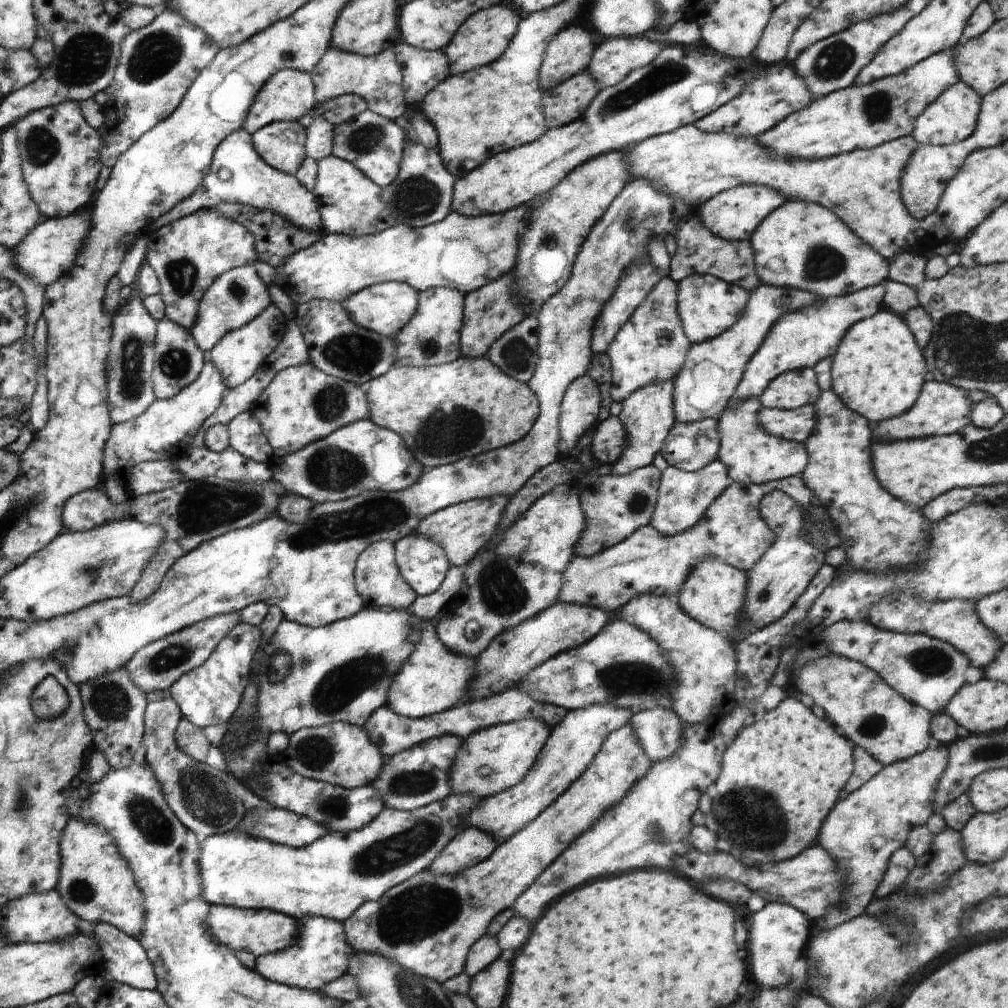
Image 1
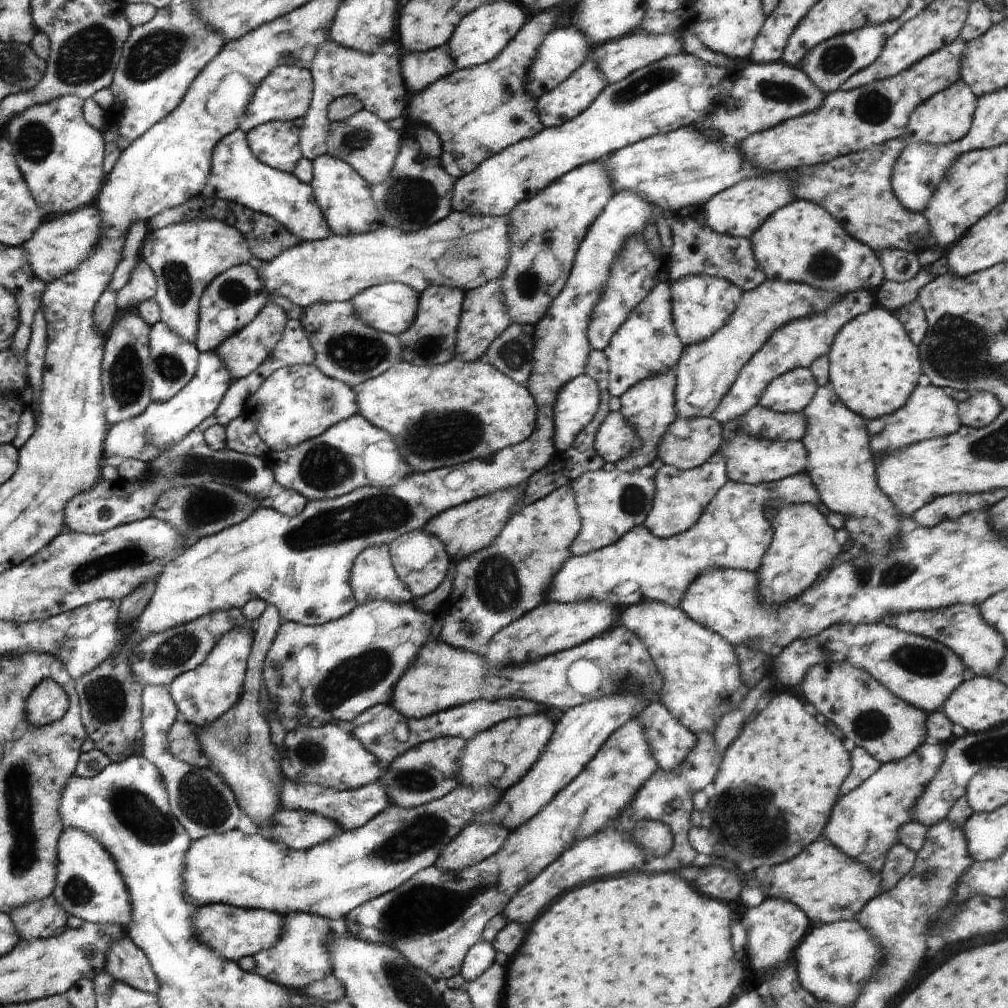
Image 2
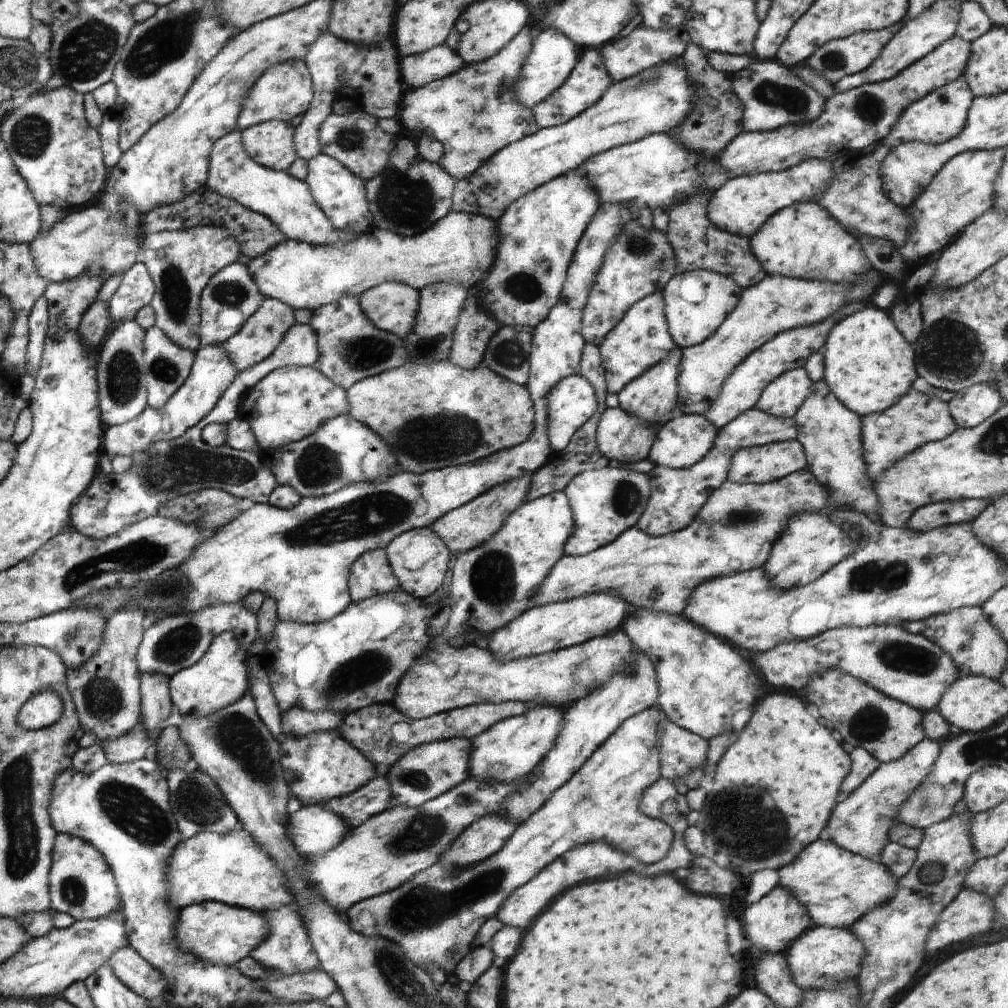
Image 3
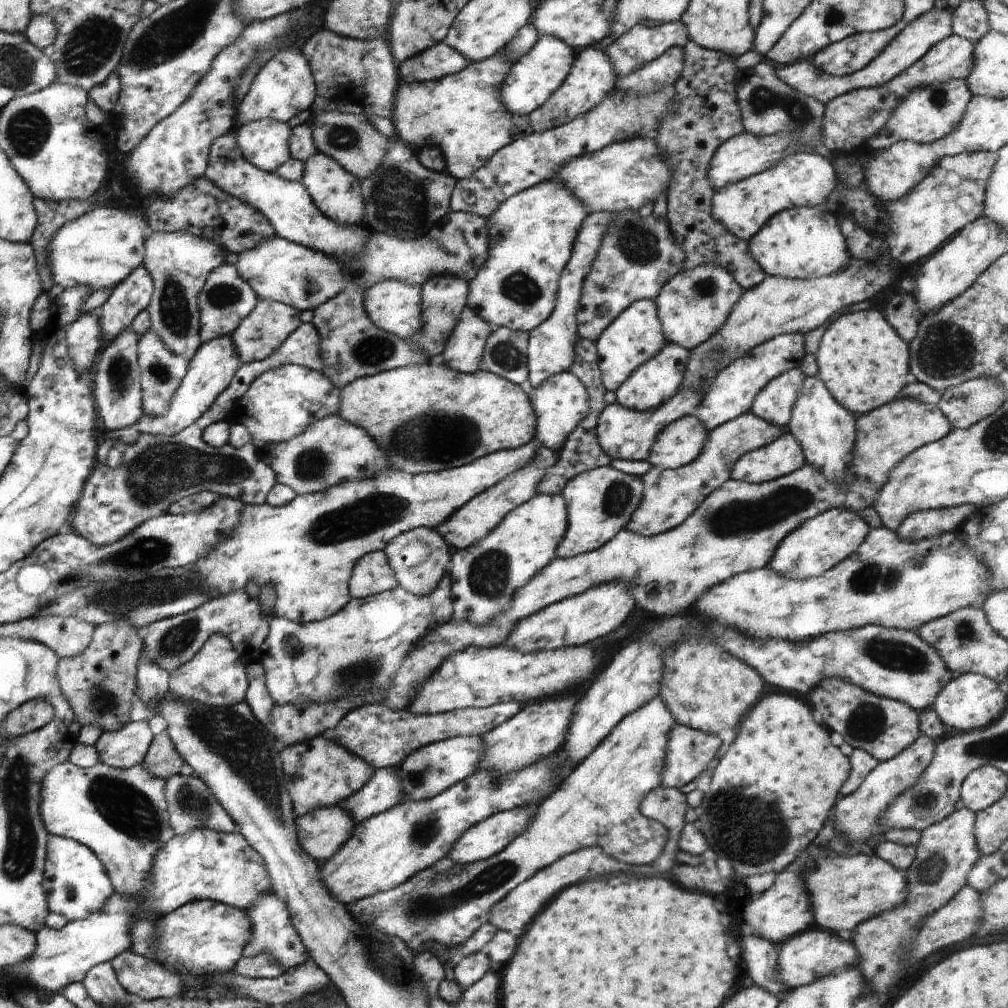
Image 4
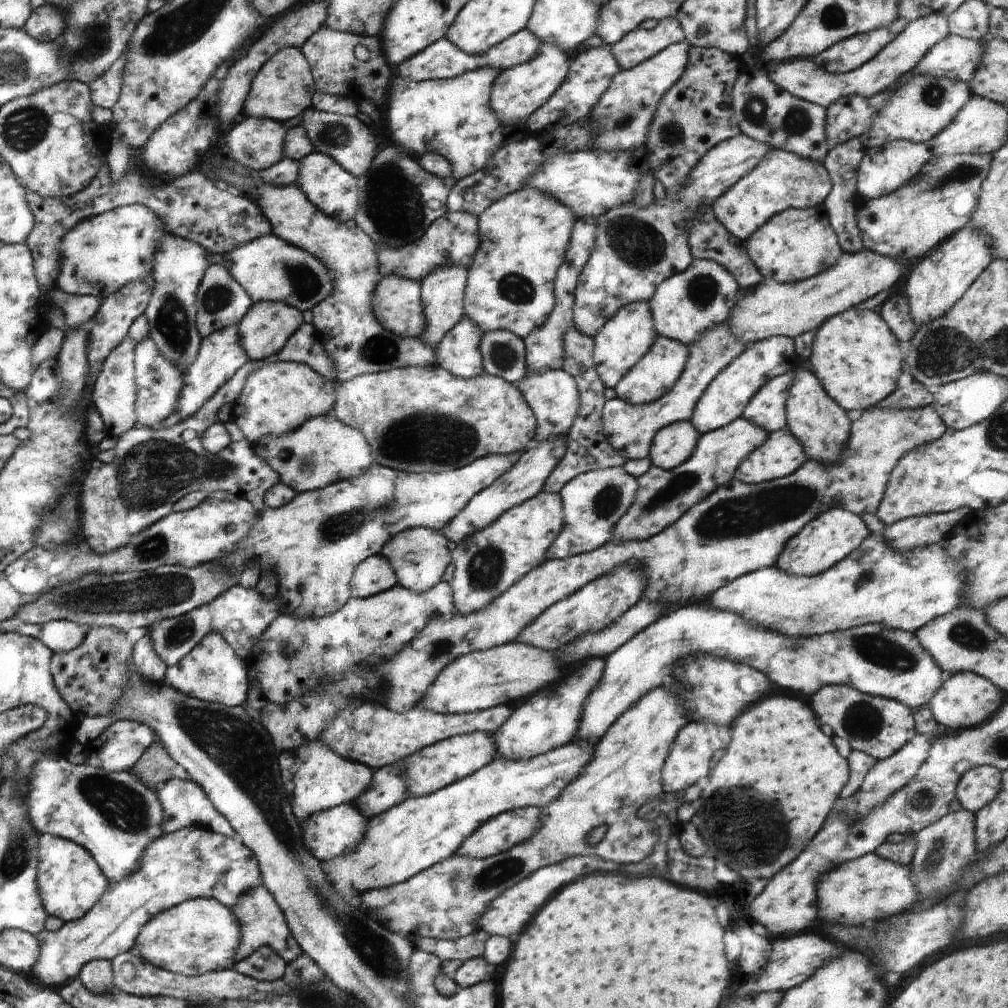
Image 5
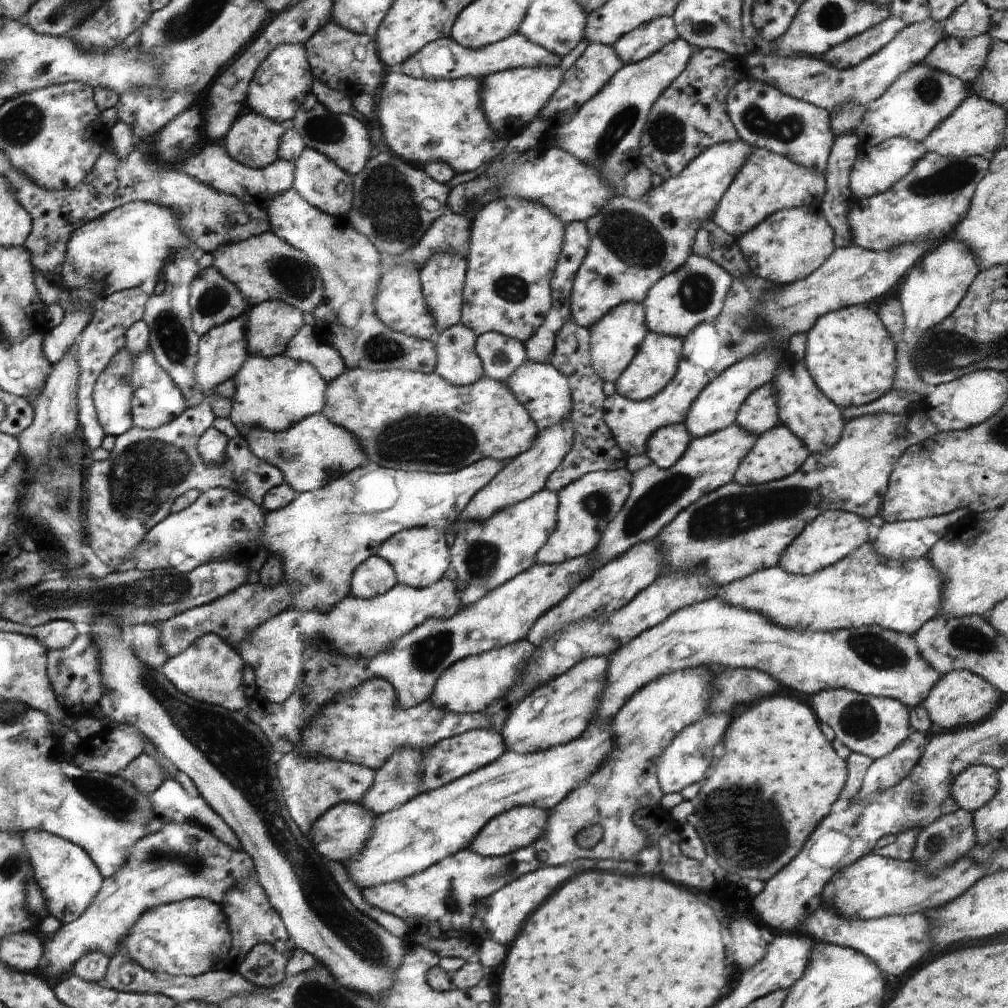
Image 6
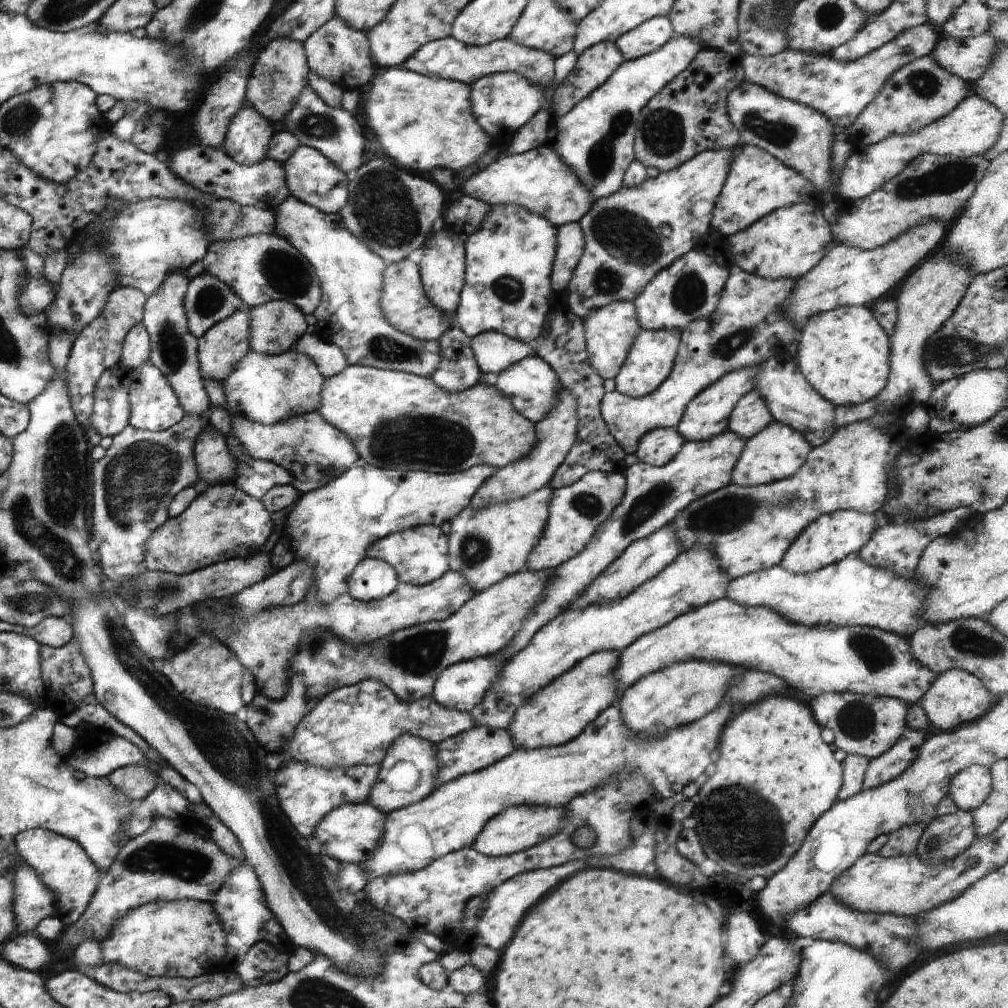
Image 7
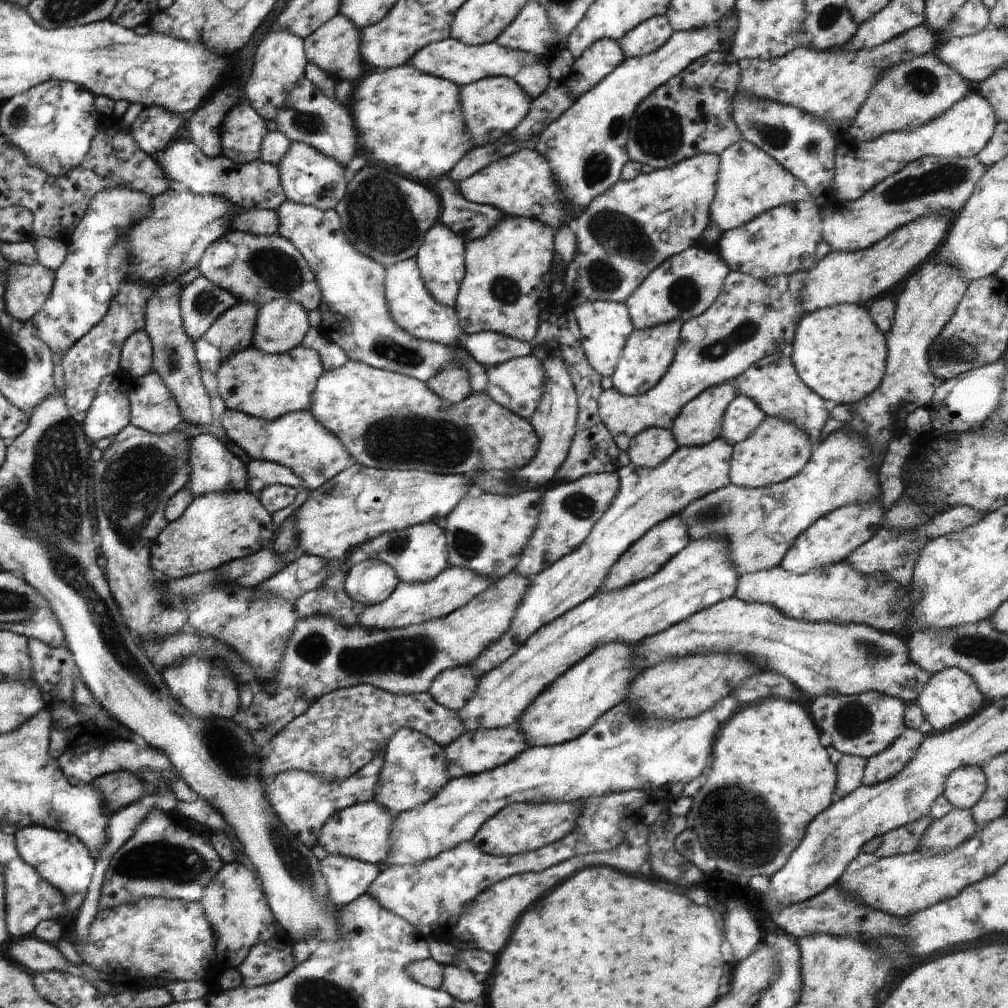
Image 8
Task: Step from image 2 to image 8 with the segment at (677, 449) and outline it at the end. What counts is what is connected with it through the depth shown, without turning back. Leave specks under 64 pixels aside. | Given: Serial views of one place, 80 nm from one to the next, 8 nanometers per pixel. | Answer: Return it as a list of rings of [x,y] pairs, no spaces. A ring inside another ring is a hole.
[[[650,427],[624,442],[630,460],[639,467],[657,467],[679,446],[671,429]]]

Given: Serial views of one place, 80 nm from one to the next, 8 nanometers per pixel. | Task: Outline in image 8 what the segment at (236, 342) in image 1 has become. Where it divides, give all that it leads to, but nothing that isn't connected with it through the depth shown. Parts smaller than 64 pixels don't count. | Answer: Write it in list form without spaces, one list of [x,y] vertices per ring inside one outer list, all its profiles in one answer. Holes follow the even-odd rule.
[[[272,299],[259,308],[254,345],[265,353],[292,352],[310,330],[308,310],[297,302]]]

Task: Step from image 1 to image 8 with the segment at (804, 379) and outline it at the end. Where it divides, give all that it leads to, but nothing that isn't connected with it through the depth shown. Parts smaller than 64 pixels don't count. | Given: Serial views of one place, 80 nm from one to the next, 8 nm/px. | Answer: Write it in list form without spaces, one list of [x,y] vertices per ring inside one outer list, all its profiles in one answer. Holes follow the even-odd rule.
[[[738,394],[726,409],[720,437],[734,446],[747,439],[766,417],[767,414],[749,396]]]

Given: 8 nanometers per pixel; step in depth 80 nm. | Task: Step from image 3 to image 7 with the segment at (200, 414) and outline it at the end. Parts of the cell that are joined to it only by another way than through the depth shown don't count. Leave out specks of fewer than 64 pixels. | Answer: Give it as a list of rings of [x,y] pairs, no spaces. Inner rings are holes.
[[[244,306],[227,319],[216,323],[206,335],[197,338],[199,364],[205,383],[208,381],[222,383],[251,350],[252,316],[254,316],[253,308]]]

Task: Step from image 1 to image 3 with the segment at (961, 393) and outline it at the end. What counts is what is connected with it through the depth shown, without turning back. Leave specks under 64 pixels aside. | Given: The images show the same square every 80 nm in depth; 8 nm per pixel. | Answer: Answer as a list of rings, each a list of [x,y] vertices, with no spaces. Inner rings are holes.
[[[912,389],[884,412],[875,412],[862,421],[863,457],[867,464],[867,475],[872,482],[879,480],[879,474],[899,461],[909,452],[930,441],[939,441],[950,436],[957,428],[948,405],[934,395]]]

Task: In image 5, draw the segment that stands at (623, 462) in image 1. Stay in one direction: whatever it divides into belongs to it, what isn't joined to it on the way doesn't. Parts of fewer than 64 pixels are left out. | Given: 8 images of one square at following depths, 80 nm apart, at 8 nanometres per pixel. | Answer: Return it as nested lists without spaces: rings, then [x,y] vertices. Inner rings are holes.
[[[663,336],[656,337],[649,351],[616,383],[617,397],[633,405],[653,403],[676,384],[688,357],[689,348],[685,344]]]

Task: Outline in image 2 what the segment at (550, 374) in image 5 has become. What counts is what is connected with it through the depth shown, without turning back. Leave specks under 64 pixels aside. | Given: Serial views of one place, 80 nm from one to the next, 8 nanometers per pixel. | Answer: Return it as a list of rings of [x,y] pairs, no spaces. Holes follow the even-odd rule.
[[[586,374],[569,380],[559,390],[552,416],[553,441],[557,453],[571,451],[576,435],[594,418],[598,407],[598,383]]]

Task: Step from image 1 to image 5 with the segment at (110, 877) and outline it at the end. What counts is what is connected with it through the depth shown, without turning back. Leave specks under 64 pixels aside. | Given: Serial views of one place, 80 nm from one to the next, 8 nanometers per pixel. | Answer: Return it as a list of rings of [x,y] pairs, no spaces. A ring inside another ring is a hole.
[[[50,833],[37,834],[37,848],[39,892],[42,894],[46,911],[64,922],[82,919],[110,886],[110,881],[104,876],[98,861],[83,845]]]

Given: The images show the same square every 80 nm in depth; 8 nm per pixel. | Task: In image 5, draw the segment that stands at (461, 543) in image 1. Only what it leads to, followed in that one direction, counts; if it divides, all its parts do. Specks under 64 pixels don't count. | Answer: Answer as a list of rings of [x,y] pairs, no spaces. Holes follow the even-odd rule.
[[[567,434],[562,437],[556,437],[550,441],[536,443],[526,449],[516,464],[508,469],[508,472],[499,476],[494,482],[475,494],[468,504],[454,517],[447,525],[444,525],[440,532],[452,542],[467,541],[475,532],[486,528],[496,519],[499,519],[504,512],[510,508],[522,504],[525,500],[536,496],[543,490],[548,475],[556,468],[556,465],[562,460],[567,447]]]

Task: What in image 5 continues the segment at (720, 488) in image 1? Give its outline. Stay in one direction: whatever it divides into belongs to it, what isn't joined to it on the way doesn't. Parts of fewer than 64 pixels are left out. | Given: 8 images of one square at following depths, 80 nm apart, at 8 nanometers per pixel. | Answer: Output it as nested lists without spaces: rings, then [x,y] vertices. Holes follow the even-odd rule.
[[[742,417],[726,426],[703,434],[688,460],[672,470],[651,465],[650,469],[637,478],[638,490],[628,512],[616,523],[613,539],[617,541],[646,540],[667,526],[674,524],[687,510],[712,494],[719,486],[728,484],[735,475],[742,459],[754,449],[760,448],[769,432]]]

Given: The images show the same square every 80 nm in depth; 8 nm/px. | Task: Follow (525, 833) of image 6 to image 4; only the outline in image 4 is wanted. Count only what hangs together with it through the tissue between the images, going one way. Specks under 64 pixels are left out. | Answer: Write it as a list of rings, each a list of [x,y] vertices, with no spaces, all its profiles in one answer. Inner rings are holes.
[[[518,806],[509,811],[502,811],[489,816],[487,819],[481,820],[478,824],[471,826],[457,840],[456,844],[451,846],[447,857],[456,864],[463,865],[464,863],[472,864],[478,861],[486,860],[501,850],[504,850],[518,834],[524,832],[531,818],[534,816],[532,808],[524,808]]]

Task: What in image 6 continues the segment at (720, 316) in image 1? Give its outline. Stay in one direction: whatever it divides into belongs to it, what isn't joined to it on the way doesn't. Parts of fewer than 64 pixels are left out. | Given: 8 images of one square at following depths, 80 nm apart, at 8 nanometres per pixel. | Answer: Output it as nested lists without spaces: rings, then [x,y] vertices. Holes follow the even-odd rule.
[[[692,253],[677,271],[660,277],[641,302],[650,332],[684,340],[700,323],[716,320],[732,283],[733,278],[719,264]]]

